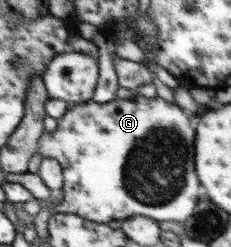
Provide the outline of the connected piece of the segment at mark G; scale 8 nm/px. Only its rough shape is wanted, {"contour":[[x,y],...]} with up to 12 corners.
{"contour":[[175,103],[69,106],[38,153],[52,208],[187,220],[205,188]]}

